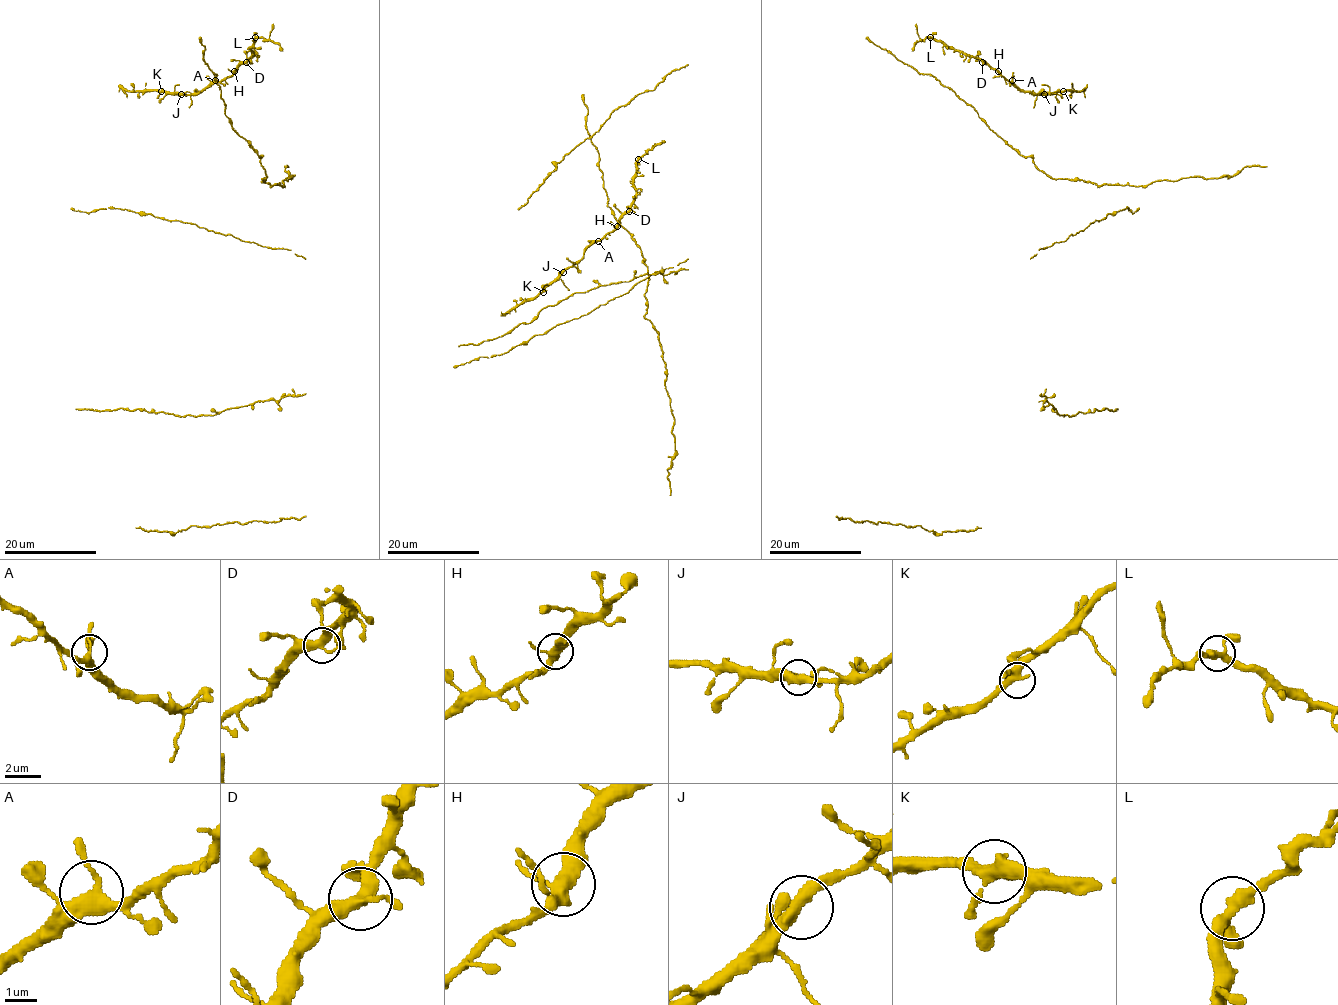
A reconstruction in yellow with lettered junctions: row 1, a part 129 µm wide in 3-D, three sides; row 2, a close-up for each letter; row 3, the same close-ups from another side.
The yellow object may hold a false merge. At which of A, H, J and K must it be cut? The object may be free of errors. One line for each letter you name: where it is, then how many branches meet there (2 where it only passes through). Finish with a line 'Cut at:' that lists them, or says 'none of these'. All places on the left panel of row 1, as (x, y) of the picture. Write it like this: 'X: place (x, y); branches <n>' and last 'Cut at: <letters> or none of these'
Cut at: none of these

